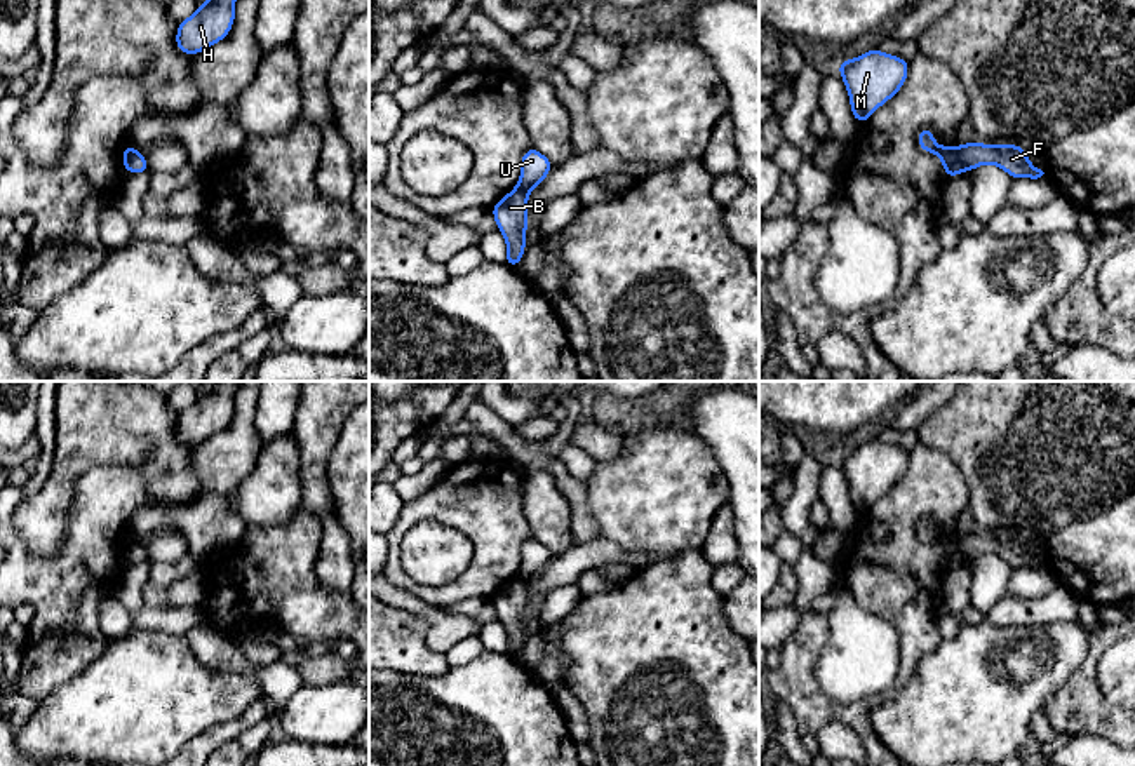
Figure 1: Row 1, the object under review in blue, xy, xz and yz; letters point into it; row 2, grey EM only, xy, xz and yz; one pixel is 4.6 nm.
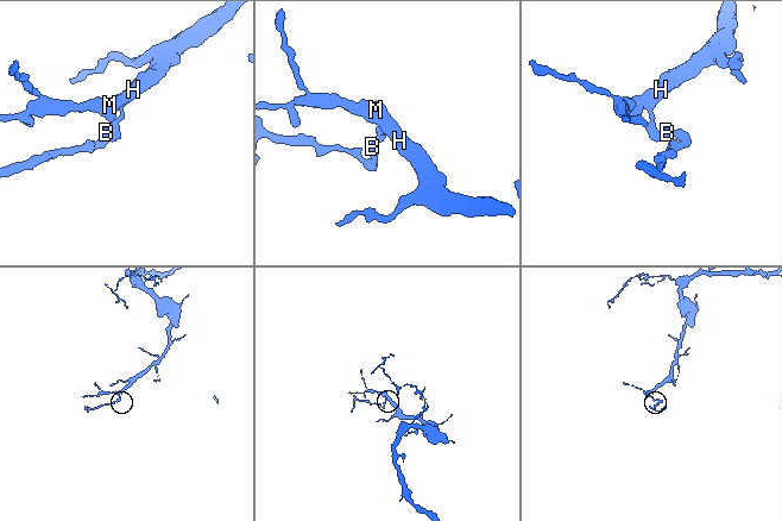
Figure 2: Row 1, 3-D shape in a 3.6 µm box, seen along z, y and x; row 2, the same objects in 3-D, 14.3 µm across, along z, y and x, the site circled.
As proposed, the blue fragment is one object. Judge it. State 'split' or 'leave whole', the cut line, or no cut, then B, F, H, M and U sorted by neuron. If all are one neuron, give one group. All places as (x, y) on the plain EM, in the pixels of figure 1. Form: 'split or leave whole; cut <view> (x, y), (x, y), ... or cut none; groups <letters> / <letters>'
split; cut yz (954, 538), (965, 559); groups B F / H M U

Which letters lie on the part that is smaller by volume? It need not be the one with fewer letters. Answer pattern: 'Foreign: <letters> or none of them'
Foreign: B, F

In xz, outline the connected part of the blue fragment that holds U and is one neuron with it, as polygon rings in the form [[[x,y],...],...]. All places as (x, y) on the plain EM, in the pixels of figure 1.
[[[534,536],[526,540],[520,548],[520,568],[517,578],[529,583],[536,580],[552,561],[554,554]]]

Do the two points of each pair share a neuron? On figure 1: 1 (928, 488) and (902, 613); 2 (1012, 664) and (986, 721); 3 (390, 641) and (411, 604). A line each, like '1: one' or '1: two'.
1: one
2: one
3: two

